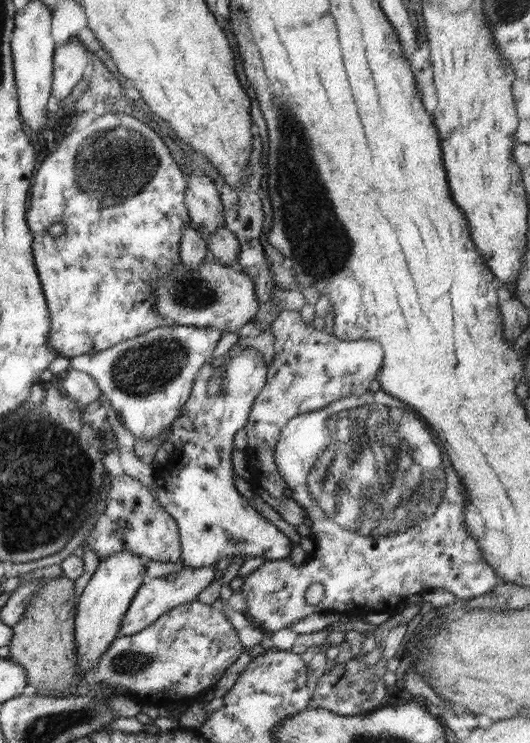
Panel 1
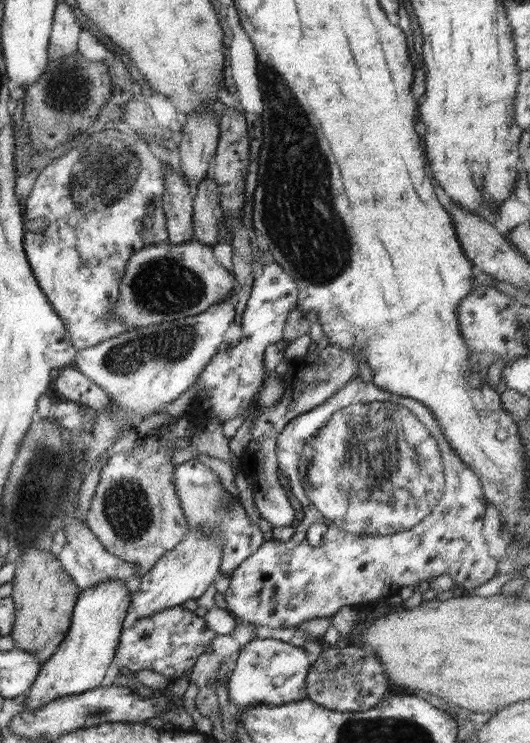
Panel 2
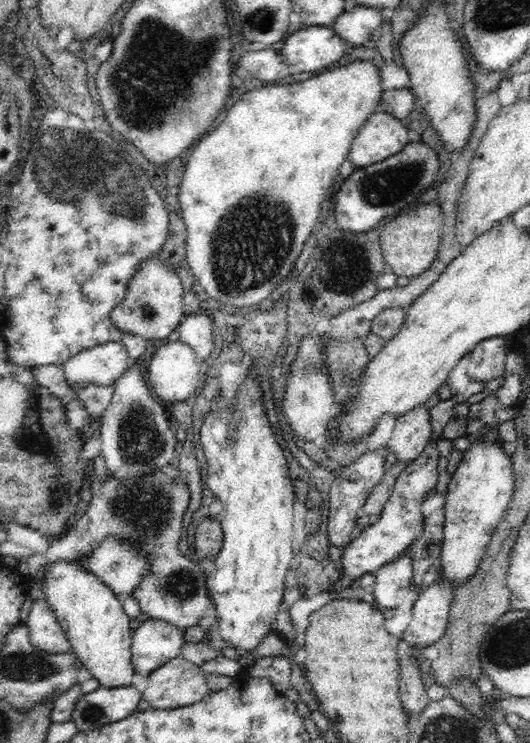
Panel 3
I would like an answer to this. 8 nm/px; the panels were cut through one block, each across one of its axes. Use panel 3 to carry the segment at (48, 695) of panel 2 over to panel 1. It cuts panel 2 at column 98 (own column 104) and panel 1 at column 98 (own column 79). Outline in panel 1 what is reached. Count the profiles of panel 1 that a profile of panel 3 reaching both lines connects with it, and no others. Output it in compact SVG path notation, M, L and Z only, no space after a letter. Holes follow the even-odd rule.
M124 550L101 559L82 594L77 598L78 608L74 616L76 641L76 676L83 678L89 668L95 668L98 659L106 653L112 641L118 636L118 627L130 607L134 595L146 576L144 558L132 551Z

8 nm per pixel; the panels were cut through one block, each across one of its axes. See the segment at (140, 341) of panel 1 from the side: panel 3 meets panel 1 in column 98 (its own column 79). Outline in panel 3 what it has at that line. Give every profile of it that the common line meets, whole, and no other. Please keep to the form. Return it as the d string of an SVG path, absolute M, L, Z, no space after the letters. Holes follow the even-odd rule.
M120 341L93 346L70 358L62 367L65 382L80 389L87 385L111 386L124 375L130 359Z

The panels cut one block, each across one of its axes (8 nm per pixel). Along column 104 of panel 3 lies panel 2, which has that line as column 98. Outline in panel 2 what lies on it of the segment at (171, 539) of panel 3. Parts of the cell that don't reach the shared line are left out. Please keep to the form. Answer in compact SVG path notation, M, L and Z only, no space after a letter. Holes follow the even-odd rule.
M186 416L179 417L177 423L164 435L152 435L151 437L144 437L143 445L138 445L132 447L132 450L122 451L118 454L113 454L114 456L110 456L108 458L108 462L102 466L102 470L100 470L100 480L96 487L96 490L93 495L92 503L90 504L90 509L86 512L86 521L87 525L92 529L92 532L99 538L99 541L104 545L104 548L113 554L115 557L121 558L124 562L133 564L133 566L137 566L139 570L142 570L140 574L143 576L143 573L146 573L151 570L151 568L158 562L158 559L164 554L166 554L169 550L175 548L176 545L184 538L185 532L188 528L190 528L187 520L187 516L185 515L182 503L179 499L179 494L176 492L175 485L175 476L174 476L174 468L172 466L172 457L174 457L174 450L169 444L173 440L177 440L177 438L189 438L192 434L199 428L199 424L192 423Z

